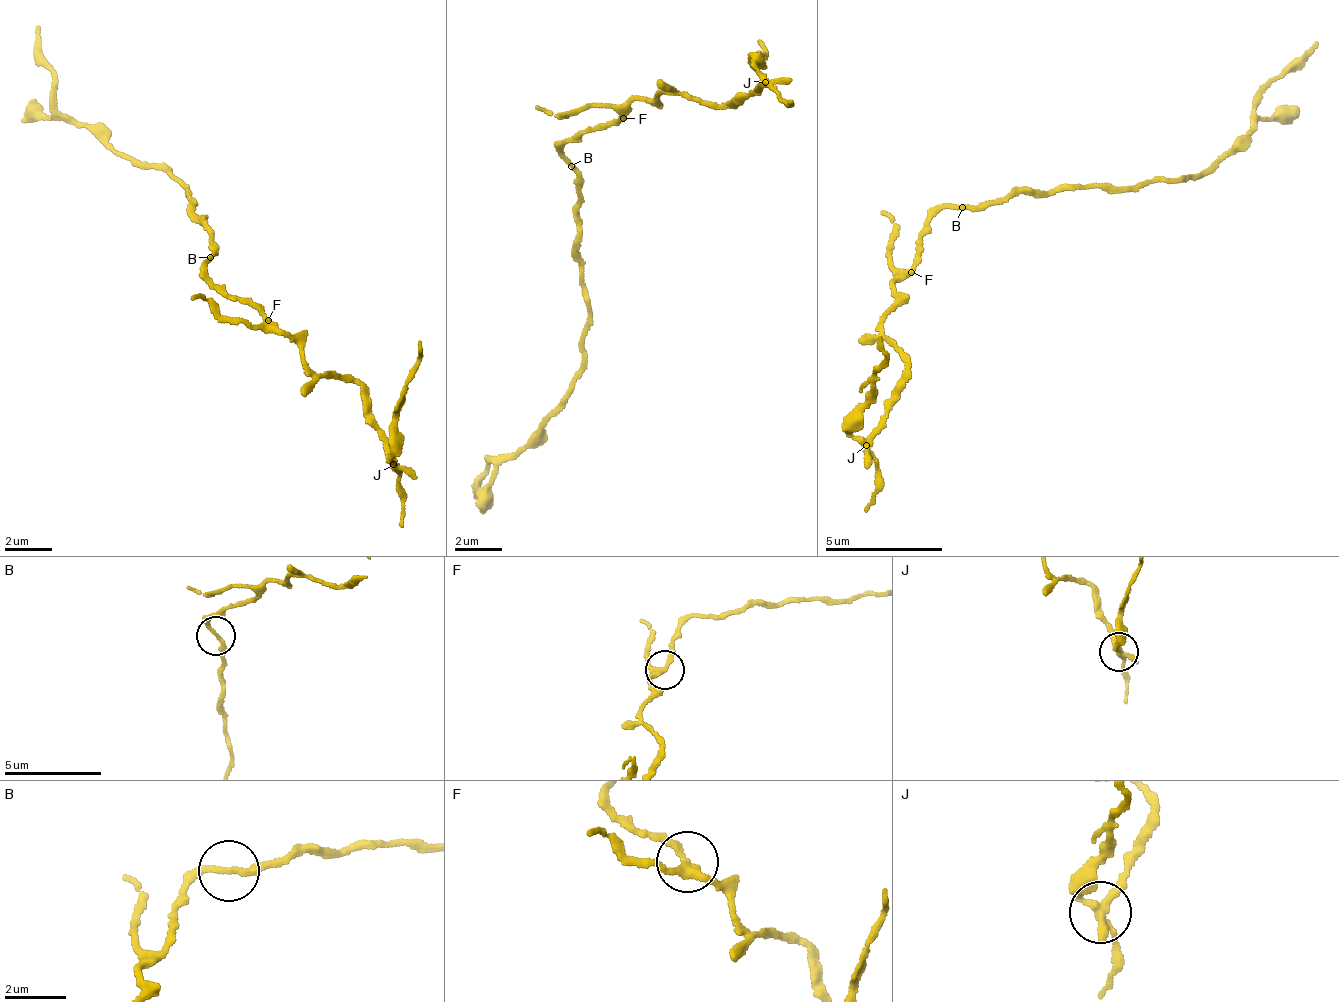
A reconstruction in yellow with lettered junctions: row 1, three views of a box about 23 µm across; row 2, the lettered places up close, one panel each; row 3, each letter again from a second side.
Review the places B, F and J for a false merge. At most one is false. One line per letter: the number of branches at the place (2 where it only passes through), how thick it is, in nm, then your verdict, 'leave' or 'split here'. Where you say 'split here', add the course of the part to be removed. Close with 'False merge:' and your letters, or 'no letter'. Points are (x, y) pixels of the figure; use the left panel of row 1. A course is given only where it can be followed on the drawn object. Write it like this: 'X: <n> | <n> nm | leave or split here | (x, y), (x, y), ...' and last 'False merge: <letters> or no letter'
B: 2 | 190 nm | leave
F: 3 | 240 nm | leave
J: 3 | 240 nm | split here | (391, 462), (396, 457), (397, 418), (418, 342)
False merge: J

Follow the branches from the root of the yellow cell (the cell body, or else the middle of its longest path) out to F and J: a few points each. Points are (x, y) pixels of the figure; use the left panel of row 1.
F: (216, 251), (205, 272), (234, 300), (246, 299), (268, 320)
J: (216, 251), (205, 272), (234, 300), (247, 301), (319, 374), (350, 377), (363, 389), (364, 419), (391, 462)

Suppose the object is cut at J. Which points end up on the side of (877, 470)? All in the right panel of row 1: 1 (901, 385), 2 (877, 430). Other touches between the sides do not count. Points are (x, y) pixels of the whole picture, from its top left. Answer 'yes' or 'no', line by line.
1: no
2: no

